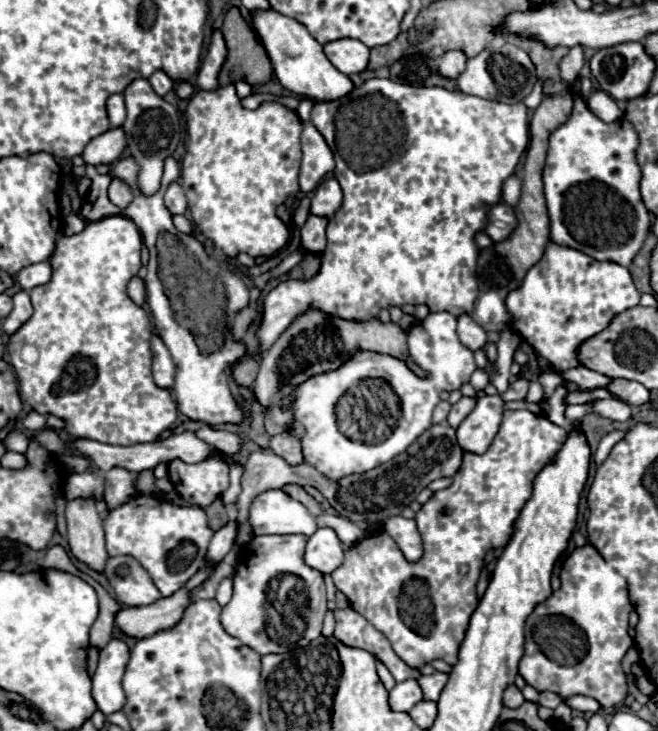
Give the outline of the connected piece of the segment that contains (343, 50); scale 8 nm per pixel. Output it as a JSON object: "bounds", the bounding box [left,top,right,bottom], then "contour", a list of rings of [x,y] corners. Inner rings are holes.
{"bounds":[323,39,369,75],"contour":[[[337,39],[323,49],[329,61],[345,75],[363,73],[369,67],[369,47],[357,39]]]}

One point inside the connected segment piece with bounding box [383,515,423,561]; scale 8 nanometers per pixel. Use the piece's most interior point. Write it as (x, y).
(404, 531)

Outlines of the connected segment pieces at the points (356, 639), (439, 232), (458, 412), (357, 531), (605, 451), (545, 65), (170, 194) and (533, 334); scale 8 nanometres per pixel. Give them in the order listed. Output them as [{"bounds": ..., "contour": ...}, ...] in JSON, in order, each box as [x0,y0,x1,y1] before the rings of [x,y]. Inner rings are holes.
[{"bounds":[333,607,413,683],"contour":[[[351,607],[335,609],[335,621],[337,621],[337,625],[335,625],[333,635],[349,647],[359,647],[359,649],[365,649],[365,651],[371,651],[373,655],[377,655],[387,665],[387,669],[391,671],[391,675],[395,677],[397,683],[413,677],[411,667],[395,655],[387,637],[383,633],[379,633],[357,611],[353,611]]]},{"bounds":[257,79,529,355],"contour":[[[369,79],[363,85],[355,87],[351,95],[331,101],[331,103],[315,103],[311,111],[311,123],[319,129],[319,133],[325,137],[327,145],[333,149],[335,155],[335,175],[339,175],[339,183],[343,187],[343,205],[341,209],[331,217],[327,225],[327,247],[321,257],[321,271],[311,281],[283,281],[273,291],[267,293],[263,301],[263,317],[257,329],[259,339],[259,355],[267,351],[275,339],[291,325],[291,321],[301,315],[307,307],[319,307],[321,311],[329,315],[337,315],[341,319],[373,319],[379,315],[383,307],[389,305],[419,305],[425,303],[431,311],[449,311],[451,315],[459,317],[463,313],[473,313],[473,303],[477,297],[477,279],[475,279],[475,263],[477,263],[477,245],[473,241],[473,235],[477,231],[483,231],[487,225],[487,207],[501,201],[501,185],[503,181],[515,171],[523,151],[529,145],[529,125],[527,125],[527,107],[523,103],[505,105],[495,103],[487,99],[479,99],[473,95],[463,95],[461,91],[447,91],[443,87],[413,87],[405,83],[395,83],[391,79]]]},{"bounds":[449,391,483,427],"contour":[[[477,391],[475,397],[461,397],[453,407],[451,407],[451,413],[449,413],[449,425],[451,427],[459,427],[459,423],[473,411],[477,399],[483,395],[483,391]]]},{"bounds":[317,513,365,547],"contour":[[[321,513],[321,515],[317,517],[317,525],[319,525],[319,527],[331,527],[331,529],[335,529],[337,537],[339,537],[345,545],[349,545],[349,547],[353,547],[355,543],[359,543],[359,541],[365,537],[365,531],[363,531],[361,527],[357,527],[355,523],[351,523],[349,519],[341,517],[341,515]]]},{"bounds":[593,430,625,466],"contour":[[[616,430],[606,434],[600,441],[596,452],[593,455],[593,461],[597,466],[601,465],[608,457],[612,447],[625,436],[624,431]]]},{"bounds":[509,33,567,93],"contour":[[[519,33],[509,35],[511,43],[515,43],[517,47],[521,47],[523,51],[527,51],[539,71],[539,77],[549,79],[549,83],[545,85],[545,93],[559,93],[563,91],[563,87],[559,87],[559,61],[567,55],[567,47],[547,47],[543,41],[539,39],[527,39],[521,37]]]},{"bounds":[165,183,187,215],"contour":[[[171,183],[169,185],[169,189],[165,193],[165,207],[169,209],[171,215],[187,211],[187,197],[185,197],[185,193],[183,193],[179,183]]]},{"bounds":[505,241,641,371],"contour":[[[549,241],[541,261],[527,271],[521,287],[517,291],[511,291],[505,303],[511,313],[511,329],[517,335],[521,335],[521,339],[527,341],[543,359],[547,359],[553,371],[567,371],[567,369],[581,367],[577,359],[579,347],[587,339],[605,331],[613,321],[613,317],[617,317],[625,309],[639,305],[639,297],[641,293],[635,289],[627,267],[615,261],[597,261],[573,247],[563,247]]]}]

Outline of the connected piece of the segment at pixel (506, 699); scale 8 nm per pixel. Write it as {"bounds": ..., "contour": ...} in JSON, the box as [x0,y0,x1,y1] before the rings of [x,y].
{"bounds":[503,685,525,709],"contour":[[[509,685],[509,687],[505,689],[505,693],[503,693],[503,705],[505,705],[505,707],[515,709],[515,707],[519,707],[523,701],[525,701],[525,697],[523,697],[521,691],[517,689],[517,685]]]}

